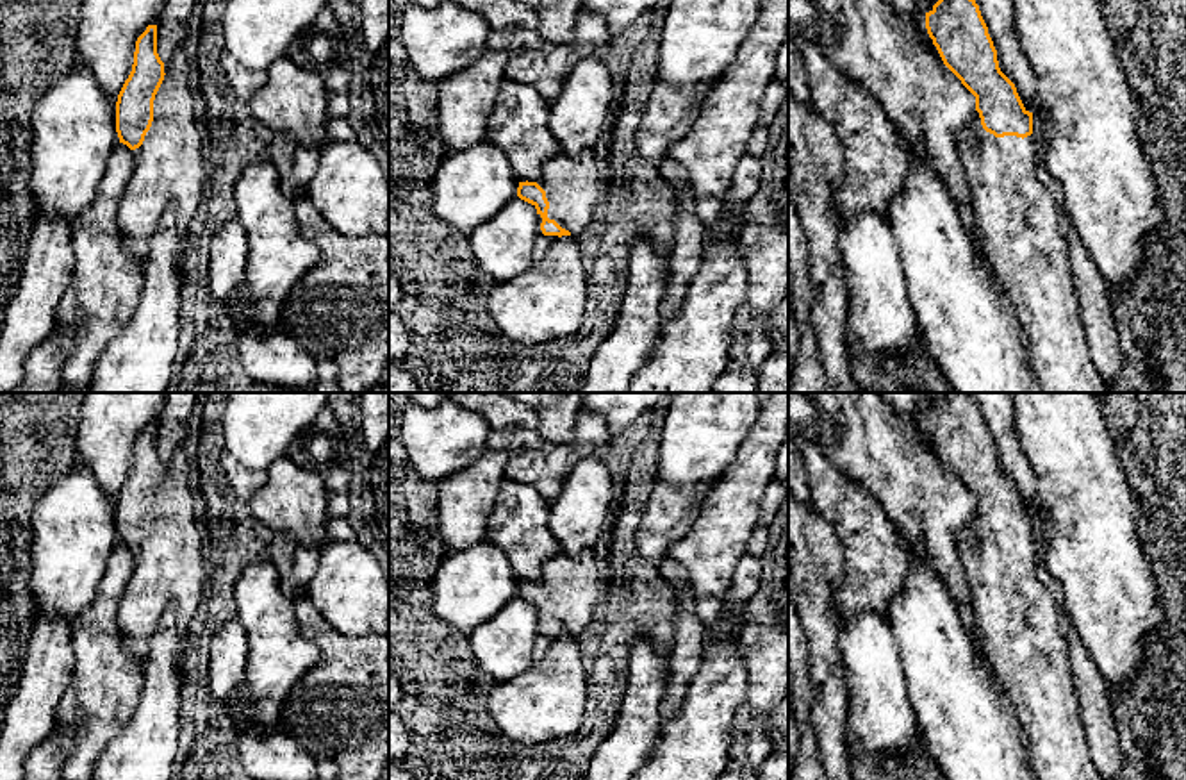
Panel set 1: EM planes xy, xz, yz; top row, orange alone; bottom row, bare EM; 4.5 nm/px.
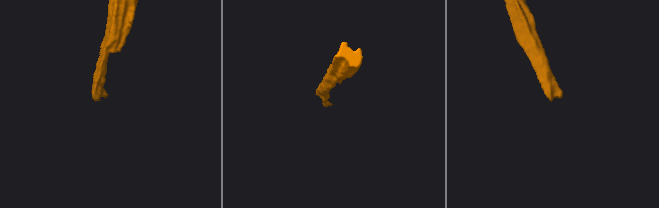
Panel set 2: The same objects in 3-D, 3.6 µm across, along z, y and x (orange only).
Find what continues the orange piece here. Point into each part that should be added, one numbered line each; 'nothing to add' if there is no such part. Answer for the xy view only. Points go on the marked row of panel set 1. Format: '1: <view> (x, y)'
1: xy (170, 172)

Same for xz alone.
1: xz (573, 188)

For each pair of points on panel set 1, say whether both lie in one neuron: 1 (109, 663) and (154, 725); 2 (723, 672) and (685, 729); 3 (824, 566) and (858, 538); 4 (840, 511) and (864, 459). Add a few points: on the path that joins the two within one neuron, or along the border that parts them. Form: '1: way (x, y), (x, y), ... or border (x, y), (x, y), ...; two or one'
1: border (145, 666), (140, 700), (129, 721), (113, 738); two
2: way (719, 686), (710, 704), (700, 714); one
3: border (821, 516), (833, 529), (844, 555), (839, 593); two
4: border (823, 452), (883, 509); two

